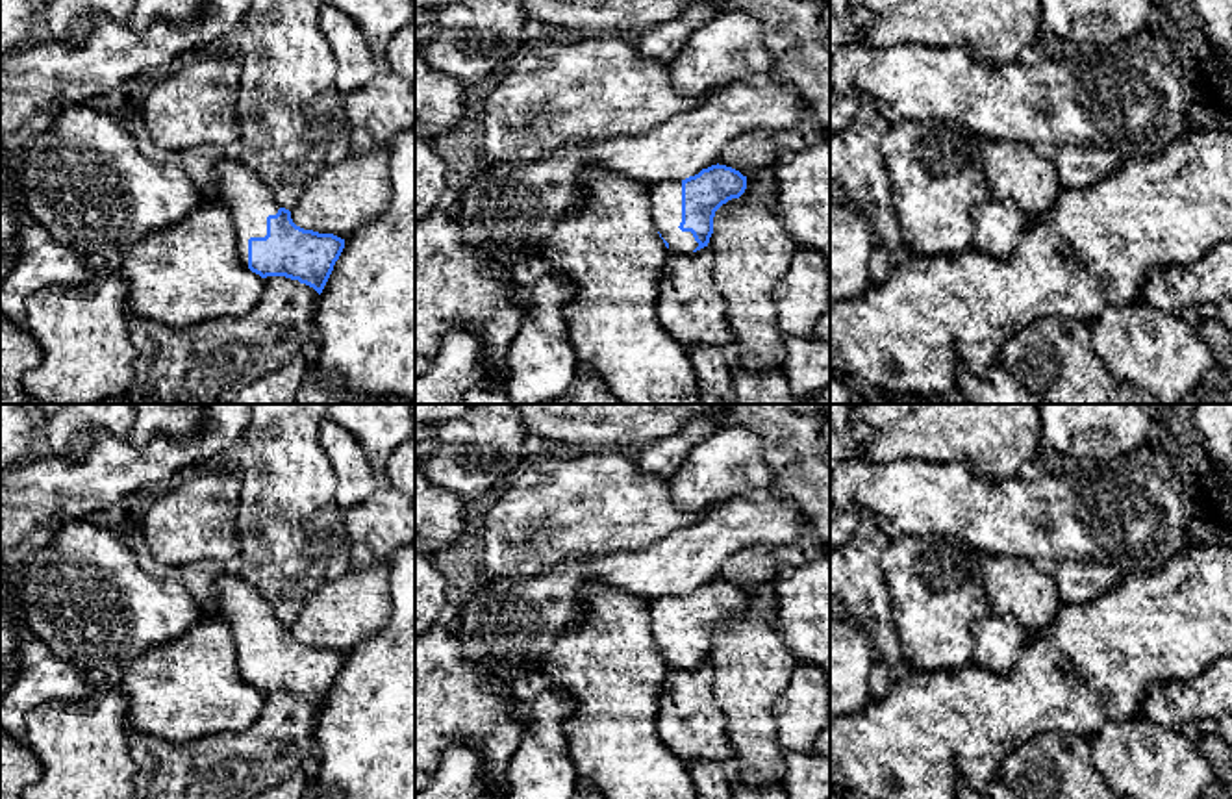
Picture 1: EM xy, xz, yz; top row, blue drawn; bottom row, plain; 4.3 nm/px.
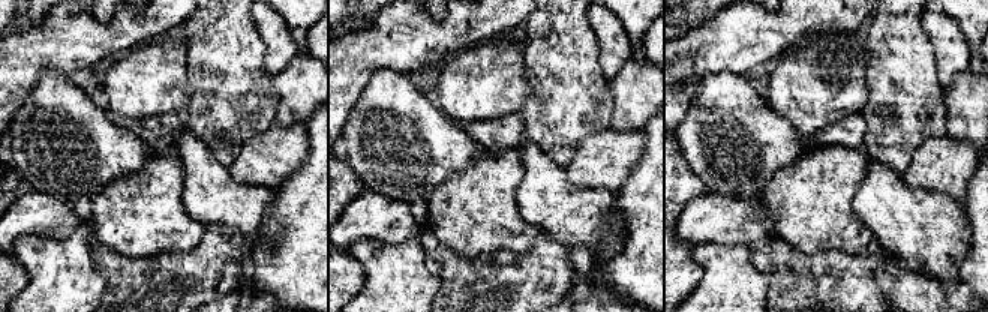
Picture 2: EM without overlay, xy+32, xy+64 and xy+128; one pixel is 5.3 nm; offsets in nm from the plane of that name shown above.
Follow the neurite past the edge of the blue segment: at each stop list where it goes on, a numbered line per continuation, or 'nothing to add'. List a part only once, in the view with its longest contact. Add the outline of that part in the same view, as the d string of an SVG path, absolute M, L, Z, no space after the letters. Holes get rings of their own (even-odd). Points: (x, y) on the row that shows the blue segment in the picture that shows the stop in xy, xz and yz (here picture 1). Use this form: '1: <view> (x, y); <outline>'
1: xz (666, 199); M682 180L650 185L650 213L658 232L669 243L669 252L687 254L698 247L691 232L678 228L682 222Z

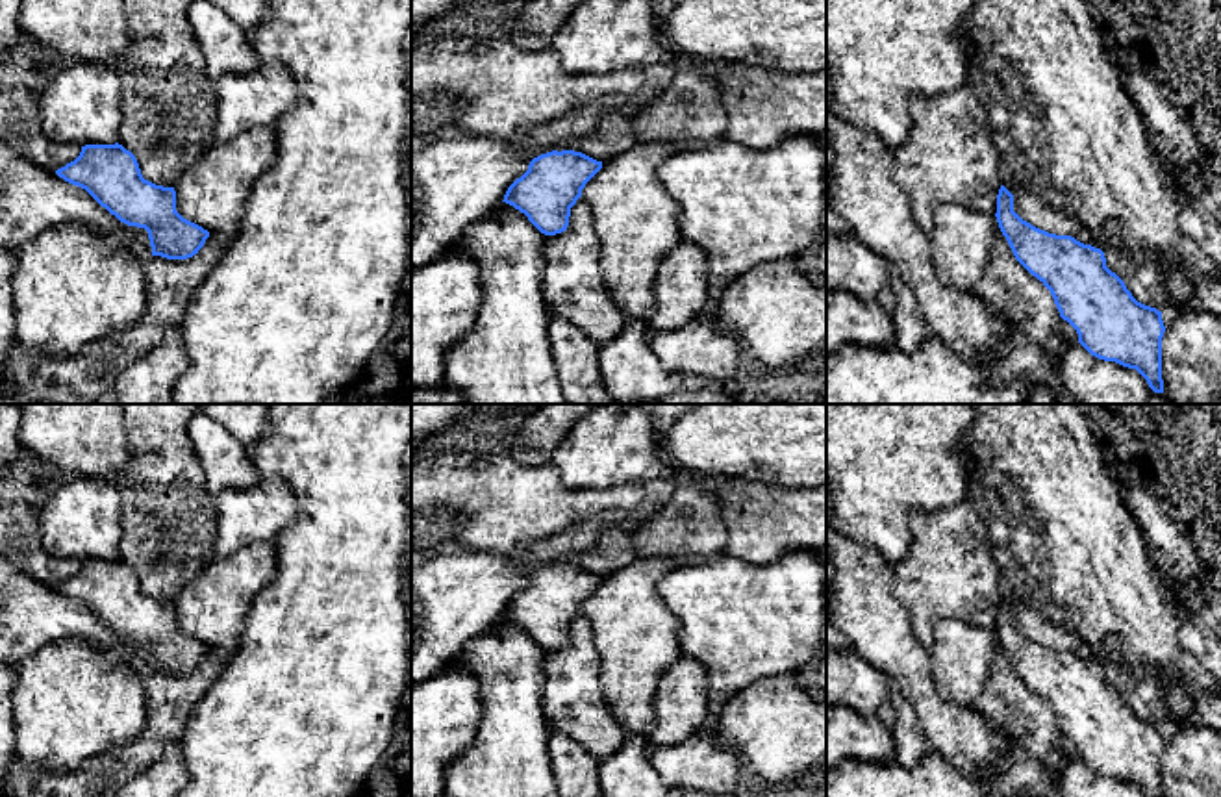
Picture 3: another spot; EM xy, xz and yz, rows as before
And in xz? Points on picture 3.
nothing to add

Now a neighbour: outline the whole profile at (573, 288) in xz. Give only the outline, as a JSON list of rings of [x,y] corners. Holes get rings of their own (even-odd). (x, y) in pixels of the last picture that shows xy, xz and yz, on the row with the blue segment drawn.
[[[580,196],[565,232],[547,235],[541,293],[548,310],[595,341],[615,337],[626,317],[600,272],[600,241],[589,206]]]

